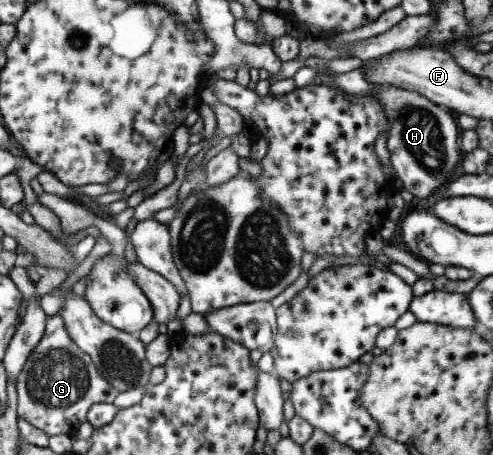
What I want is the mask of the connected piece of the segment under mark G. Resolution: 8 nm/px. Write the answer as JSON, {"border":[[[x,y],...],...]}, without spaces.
{"border":[[[52,315],[46,321],[44,334],[36,348],[32,350],[25,362],[22,374],[18,376],[16,389],[18,392],[18,417],[24,418],[32,426],[43,430],[48,437],[60,434],[76,436],[81,424],[87,422],[87,415],[90,408],[97,403],[114,403],[115,398],[120,394],[112,384],[108,383],[104,376],[96,370],[96,365],[79,346],[70,338],[61,315]]]}

